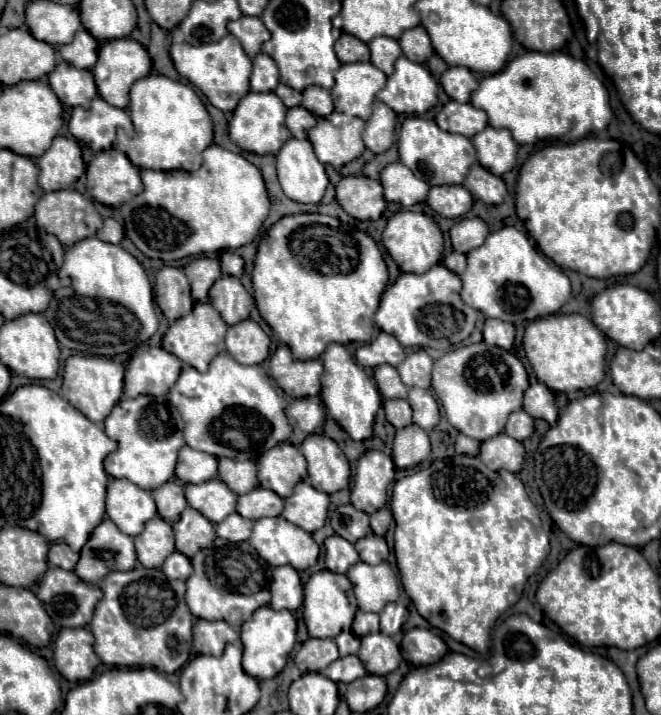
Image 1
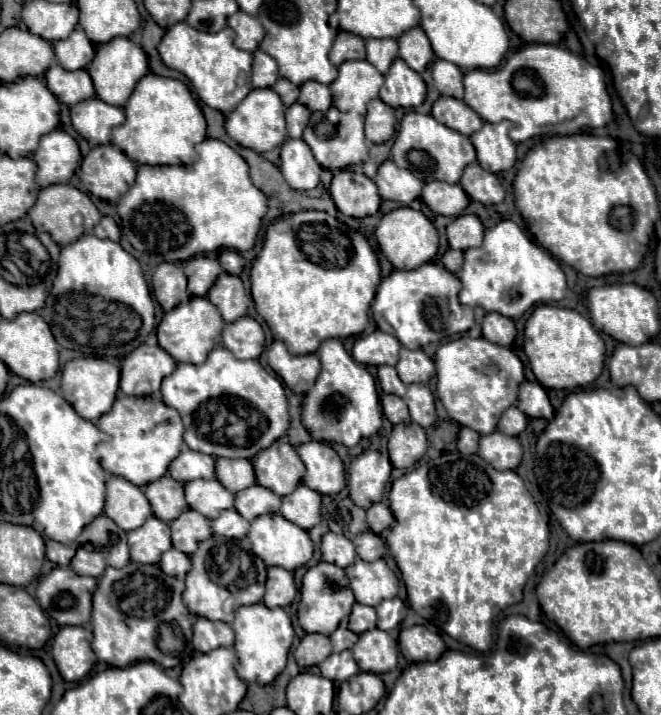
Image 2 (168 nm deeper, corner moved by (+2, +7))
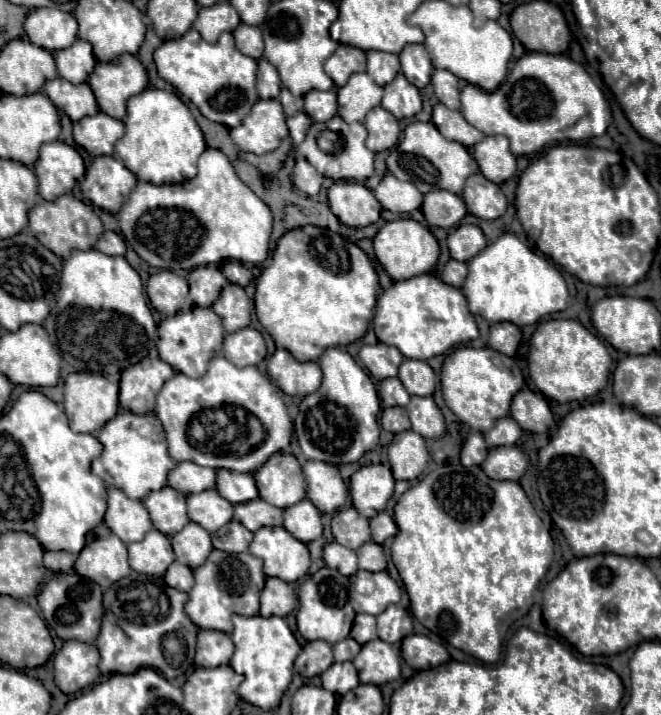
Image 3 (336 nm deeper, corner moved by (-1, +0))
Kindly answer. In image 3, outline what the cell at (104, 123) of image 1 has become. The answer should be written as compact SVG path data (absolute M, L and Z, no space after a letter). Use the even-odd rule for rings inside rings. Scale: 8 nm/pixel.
M105 113L85 117L73 125L73 139L89 155L113 155L115 141L125 133L125 125L119 119L113 119Z

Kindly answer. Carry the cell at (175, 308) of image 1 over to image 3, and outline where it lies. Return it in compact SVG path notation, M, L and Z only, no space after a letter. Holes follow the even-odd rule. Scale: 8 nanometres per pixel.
M159 271L147 281L147 297L161 315L175 315L187 299L189 285L173 271Z

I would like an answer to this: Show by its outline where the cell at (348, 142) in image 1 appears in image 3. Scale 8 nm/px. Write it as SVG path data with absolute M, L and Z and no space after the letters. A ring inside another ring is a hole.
M335 117L329 123L313 123L305 143L297 147L297 153L309 159L309 163L313 163L321 175L331 177L333 181L365 181L374 172L375 153L365 147L365 127L361 123L359 129L355 125L351 127L341 117Z

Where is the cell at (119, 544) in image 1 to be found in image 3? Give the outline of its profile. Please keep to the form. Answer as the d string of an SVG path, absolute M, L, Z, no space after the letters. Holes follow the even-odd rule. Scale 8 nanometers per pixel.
M99 525L89 531L87 545L75 561L75 571L107 589L117 579L131 573L127 563L127 547L107 525Z

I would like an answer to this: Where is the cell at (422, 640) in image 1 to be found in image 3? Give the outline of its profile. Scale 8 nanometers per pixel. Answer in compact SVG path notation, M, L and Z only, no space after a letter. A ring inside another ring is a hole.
M409 635L401 645L403 659L413 669L431 669L447 663L451 657L441 643L431 641L427 635Z

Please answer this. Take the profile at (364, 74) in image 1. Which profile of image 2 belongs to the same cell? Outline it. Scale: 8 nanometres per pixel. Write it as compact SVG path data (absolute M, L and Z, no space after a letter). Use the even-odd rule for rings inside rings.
M366 60L344 62L344 64L338 66L338 78L330 84L334 106L342 112L356 110L358 114L366 114L366 104L372 98L378 98L378 90L380 90L382 84L384 84L384 76L370 62L366 62Z

